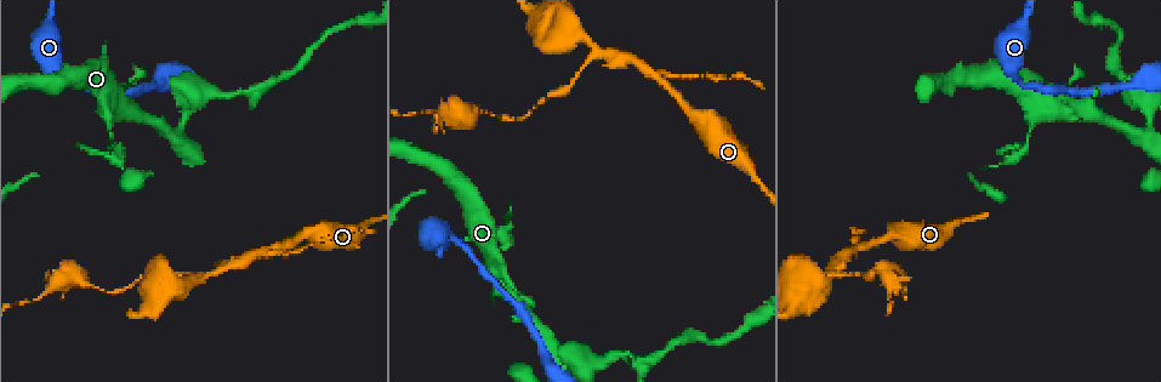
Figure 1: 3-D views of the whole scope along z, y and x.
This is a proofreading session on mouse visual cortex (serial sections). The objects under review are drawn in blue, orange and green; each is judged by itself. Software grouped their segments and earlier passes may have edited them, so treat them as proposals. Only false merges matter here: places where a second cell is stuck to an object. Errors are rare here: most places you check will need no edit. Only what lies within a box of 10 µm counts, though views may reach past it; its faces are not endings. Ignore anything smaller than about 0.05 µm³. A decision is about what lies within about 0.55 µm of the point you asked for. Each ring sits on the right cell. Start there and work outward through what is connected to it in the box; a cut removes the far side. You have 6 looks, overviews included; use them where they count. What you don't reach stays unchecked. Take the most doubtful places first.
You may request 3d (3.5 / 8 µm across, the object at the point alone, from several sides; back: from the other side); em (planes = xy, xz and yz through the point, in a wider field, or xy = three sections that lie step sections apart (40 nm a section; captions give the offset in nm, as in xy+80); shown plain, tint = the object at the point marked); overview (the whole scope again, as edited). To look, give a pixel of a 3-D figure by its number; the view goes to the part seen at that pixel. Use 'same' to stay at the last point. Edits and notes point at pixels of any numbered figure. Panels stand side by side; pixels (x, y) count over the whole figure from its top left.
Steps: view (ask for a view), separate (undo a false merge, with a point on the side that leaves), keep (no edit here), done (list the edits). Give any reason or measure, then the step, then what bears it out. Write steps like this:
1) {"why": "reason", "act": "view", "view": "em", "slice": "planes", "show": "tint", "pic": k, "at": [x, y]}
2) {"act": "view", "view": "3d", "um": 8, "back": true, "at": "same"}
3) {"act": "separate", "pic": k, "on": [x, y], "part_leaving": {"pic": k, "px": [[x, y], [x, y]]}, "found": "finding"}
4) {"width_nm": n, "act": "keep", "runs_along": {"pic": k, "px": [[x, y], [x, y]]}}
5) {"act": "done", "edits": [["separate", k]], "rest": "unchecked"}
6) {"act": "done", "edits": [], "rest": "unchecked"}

{"act": "view", "view": "3d", "um": 8, "pic": 1, "at": [598, 49]}

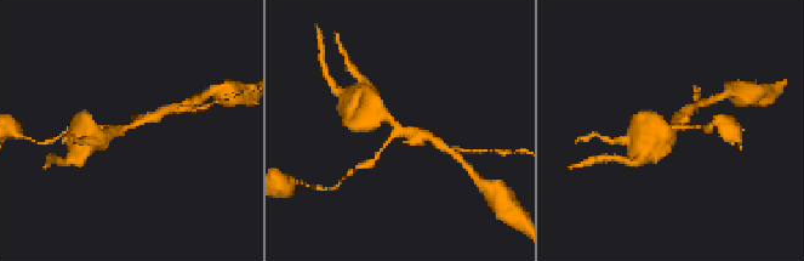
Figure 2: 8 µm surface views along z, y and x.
{"arms": 3, "arm_widths_nm": [150, 200, 300], "why": "need the tissue", "act": "view", "view": "em", "slice": "planes", "show": "tint", "at": "same"}

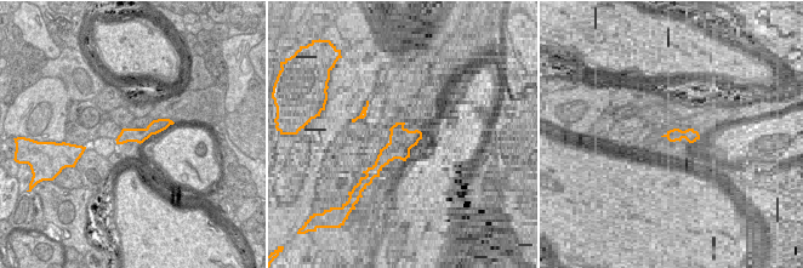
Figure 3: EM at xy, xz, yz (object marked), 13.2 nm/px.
{"act": "keep", "found": "continuous, no second cell"}

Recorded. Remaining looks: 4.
{"why": "a narrow waist", "act": "view", "view": "3d", "um": 3.5, "pic": 1, "at": [110, 140]}

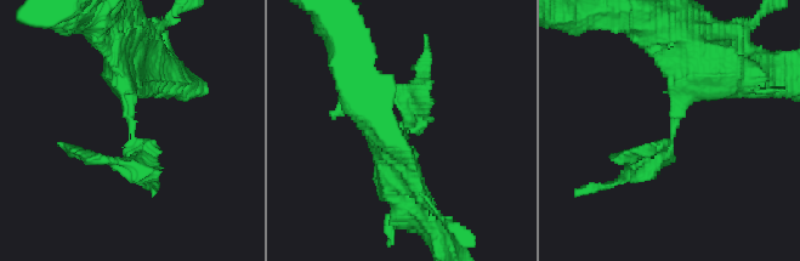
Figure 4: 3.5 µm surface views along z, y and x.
{"arm_widths_nm": [250, 350], "why": "need the tissue", "act": "view", "view": "em", "slice": "xy", "step": 2, "show": "tint", "pic": 4, "at": [672, 136]}

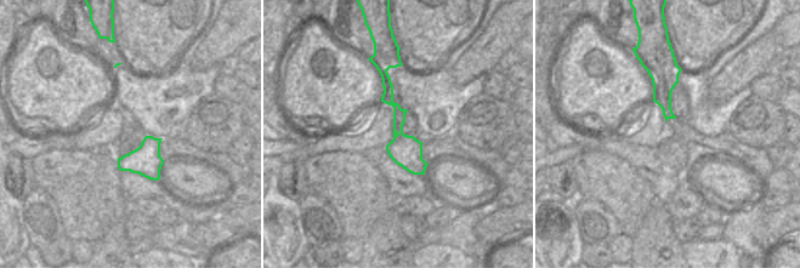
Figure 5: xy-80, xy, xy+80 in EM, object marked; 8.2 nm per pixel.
{"act": "keep", "found": "one cell here"}

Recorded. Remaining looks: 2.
{"why": "sharp bend", "act": "view", "view": "3d", "um": 3.5, "pic": 1, "at": [173, 136]}

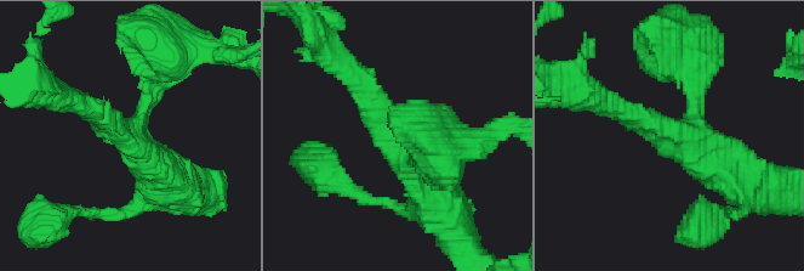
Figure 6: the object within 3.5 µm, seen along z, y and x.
{"arms": 3, "arm_widths_nm": [200, 300, 500], "act": "view", "view": "em", "slice": "xy", "step": 1, "show": "tint", "pic": 6, "at": [393, 139]}

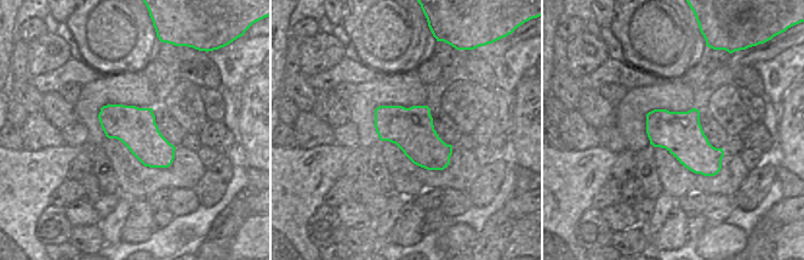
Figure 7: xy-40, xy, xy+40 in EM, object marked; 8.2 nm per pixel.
{"act": "keep", "runs_along": {"pic": 6, "px": [[357, 79], [394, 148], [431, 167]]}, "found": "all the same cell"}

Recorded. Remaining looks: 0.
{"act": "done", "edits": [], "rest": "unchecked"}

